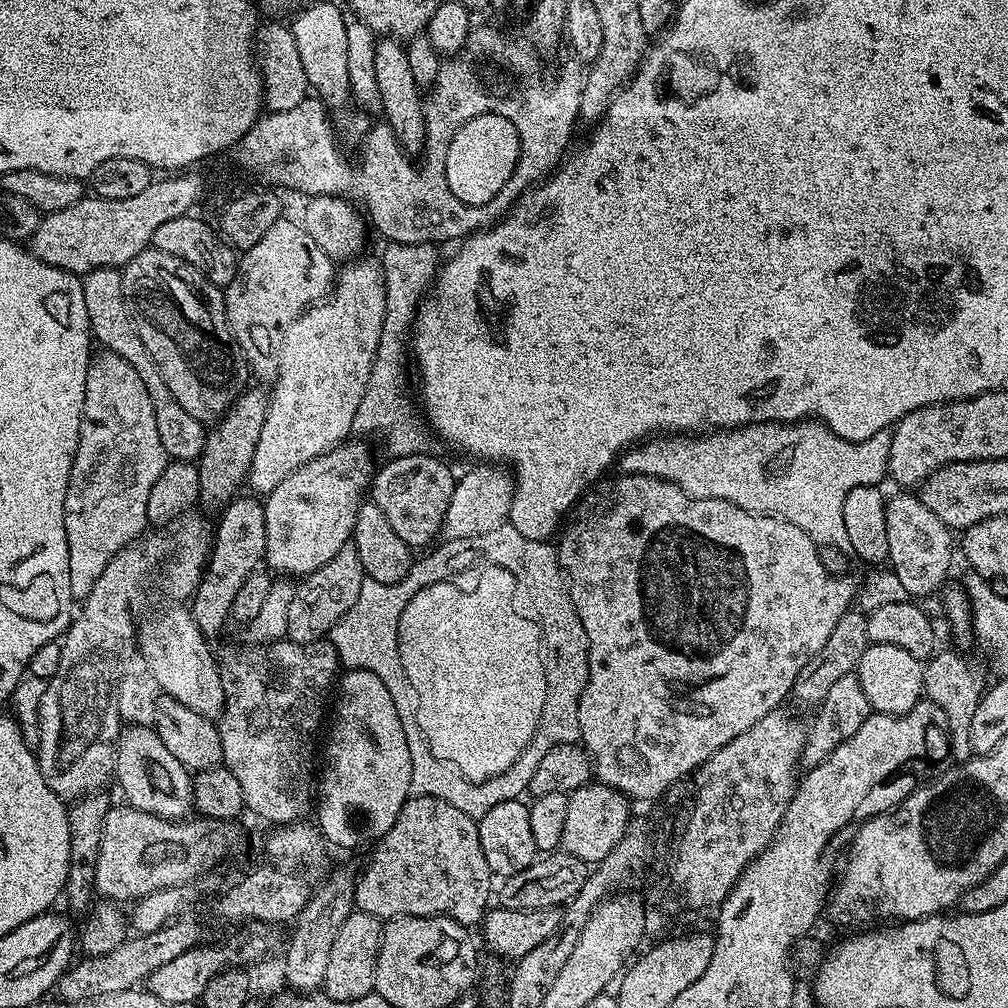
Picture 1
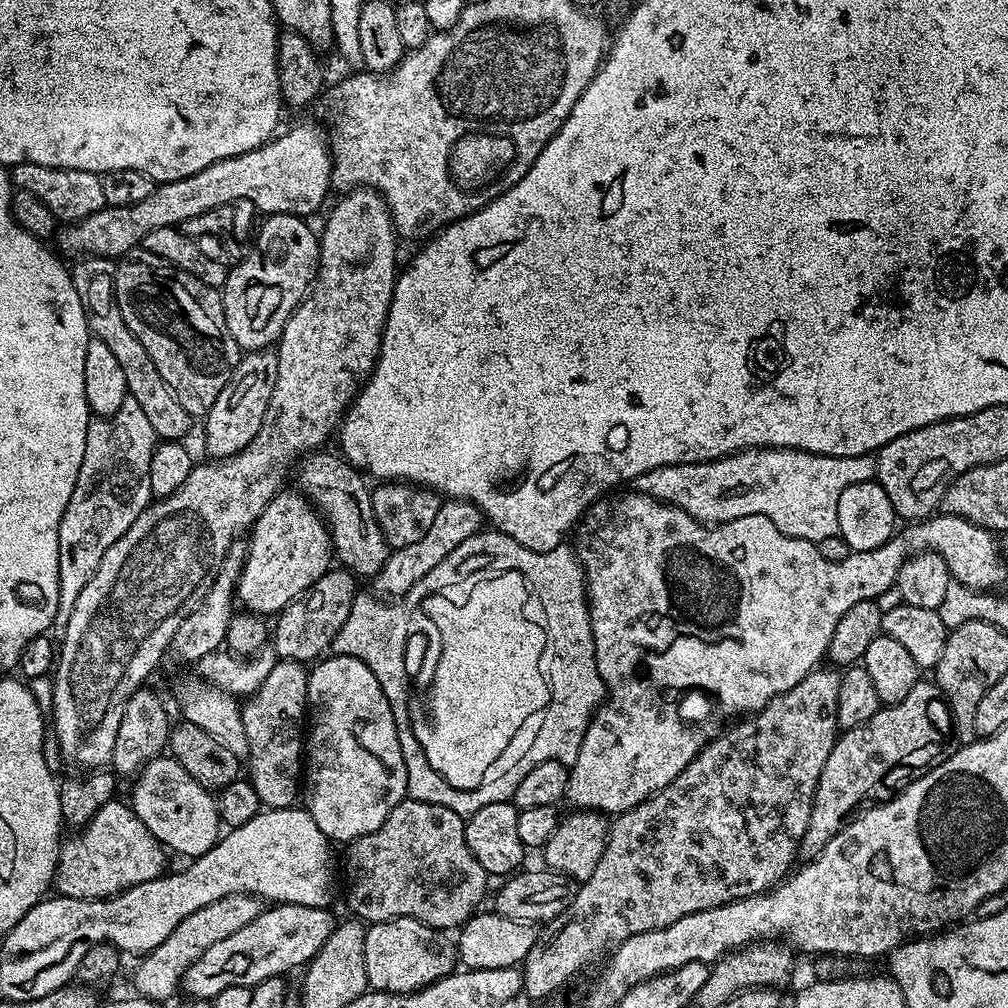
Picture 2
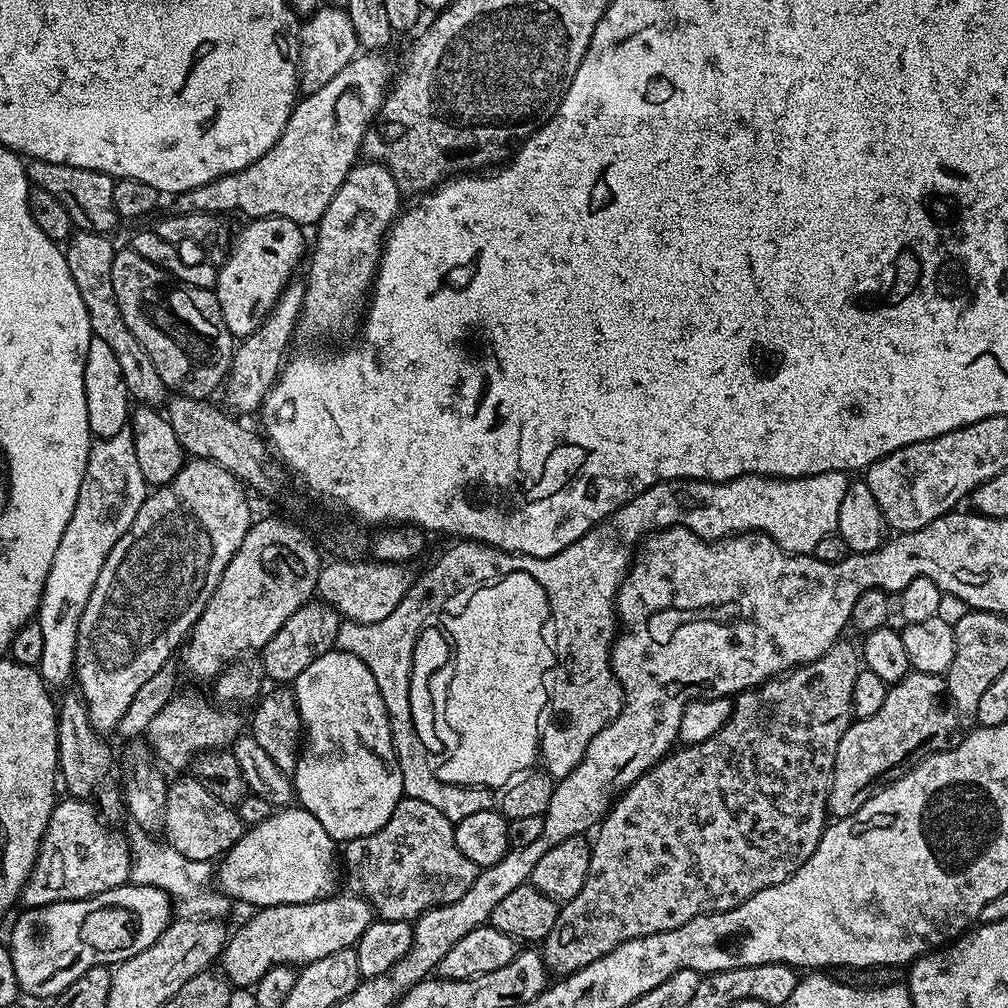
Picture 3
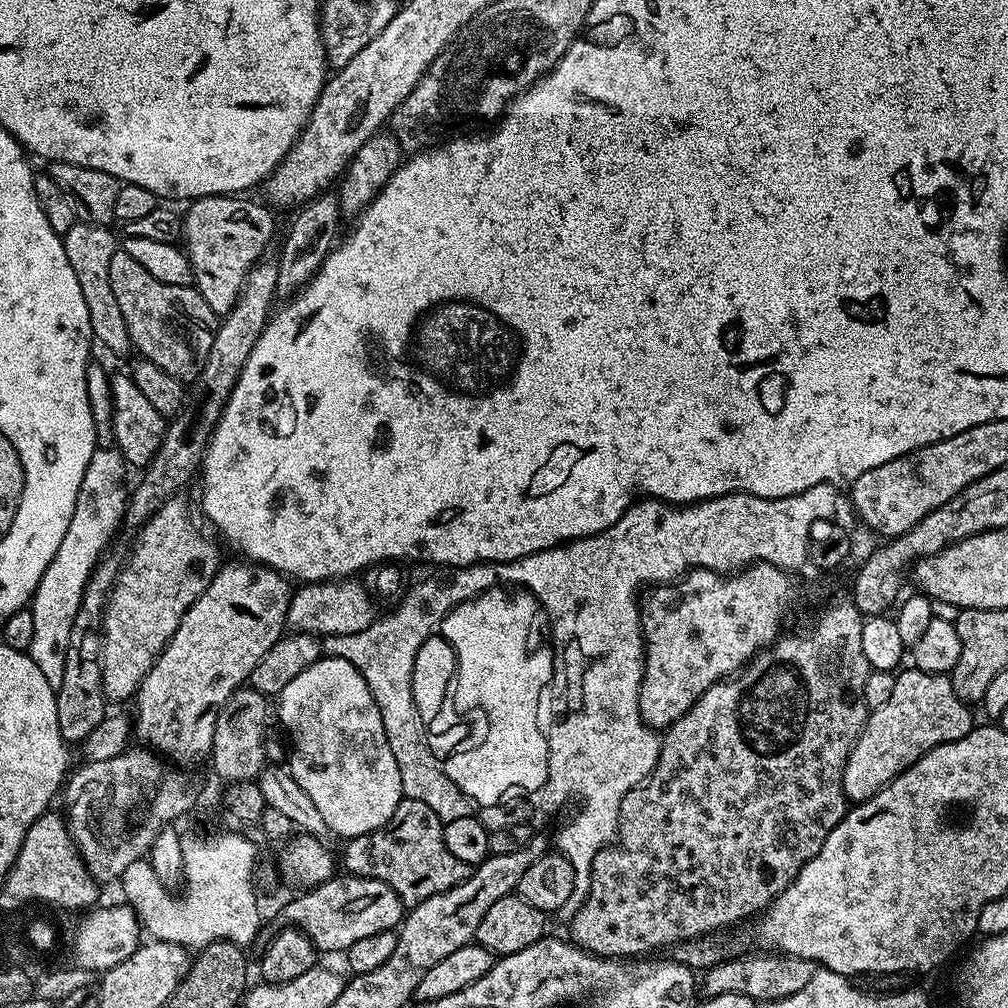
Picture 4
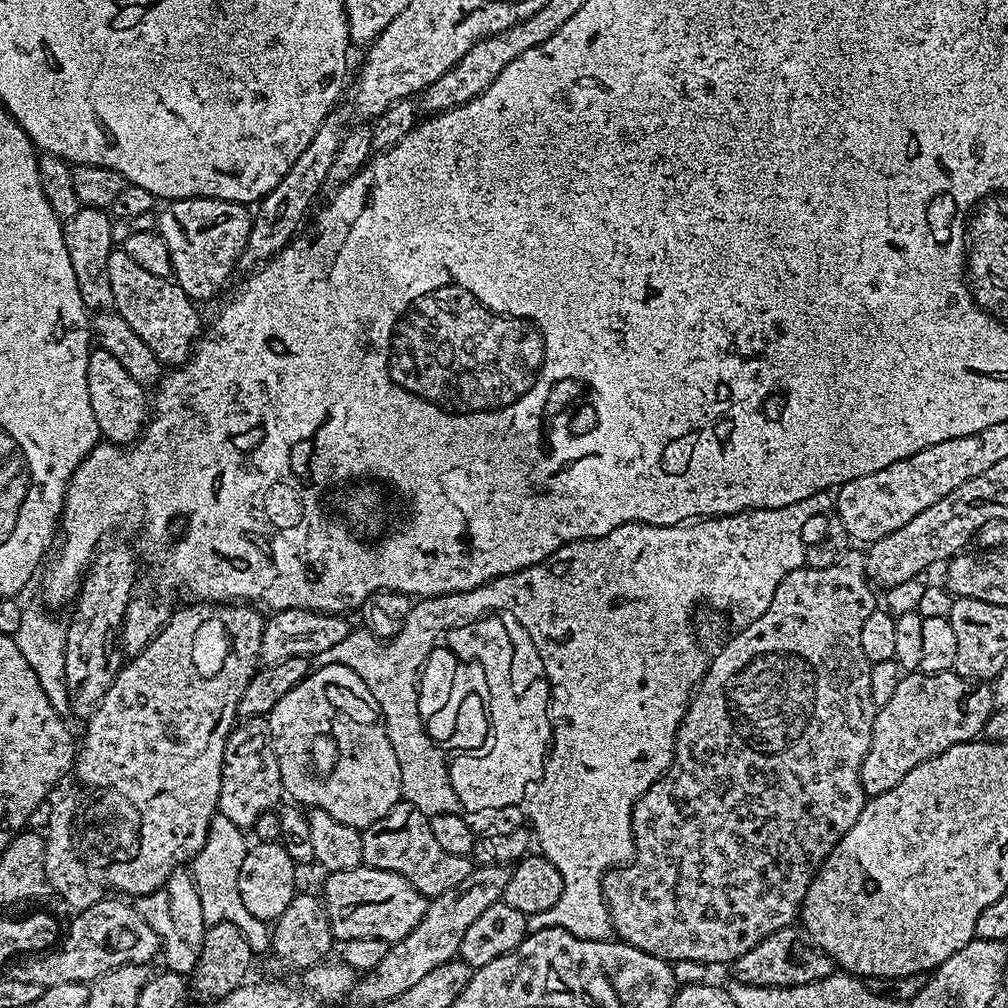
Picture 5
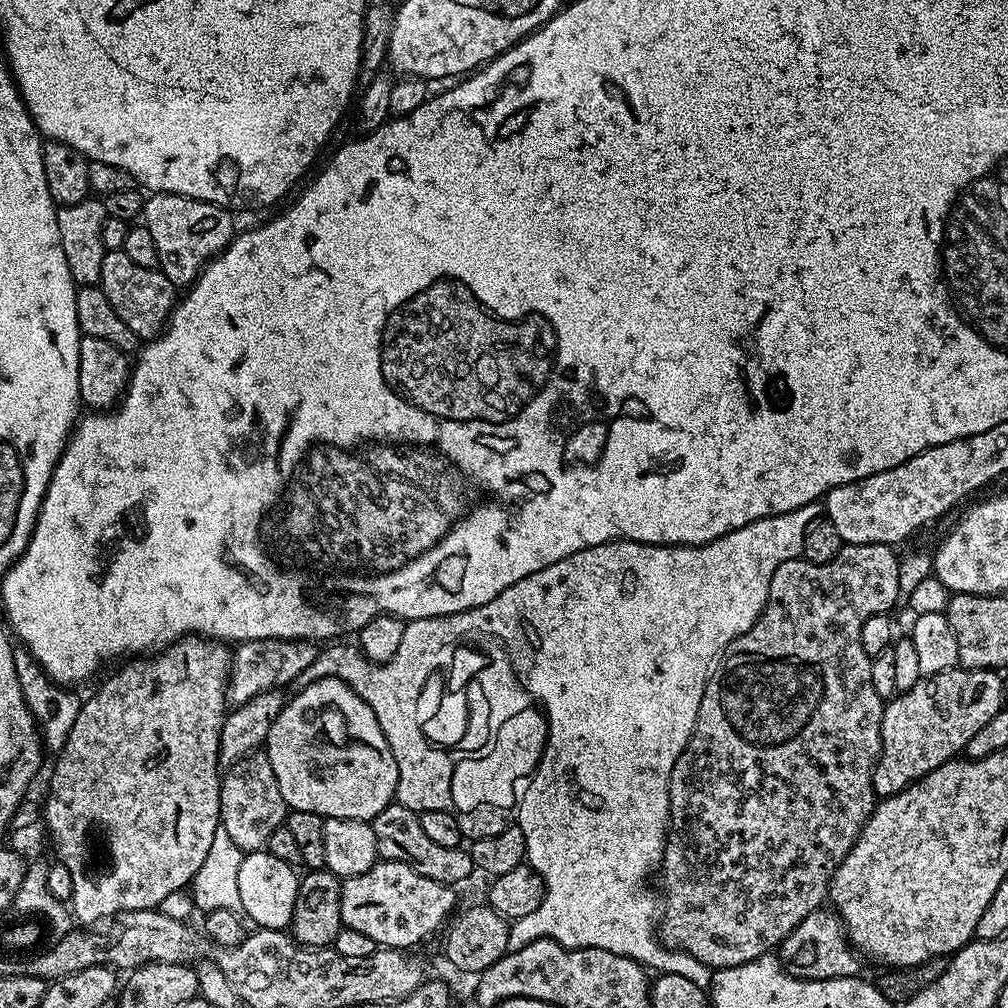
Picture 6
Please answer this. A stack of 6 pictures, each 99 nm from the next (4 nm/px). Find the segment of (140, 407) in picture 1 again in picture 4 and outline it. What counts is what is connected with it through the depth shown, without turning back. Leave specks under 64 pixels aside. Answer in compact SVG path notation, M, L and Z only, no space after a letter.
M97 447L82 478L78 502L74 506L74 518L70 518L70 526L66 526L62 546L58 546L58 554L54 554L50 566L46 566L46 574L42 574L42 582L38 582L32 596L30 607L34 614L34 642L30 642L27 653L32 657L34 666L42 670L42 675L52 688L62 686L70 626L74 622L74 614L78 614L88 580L101 556L109 551L108 543L115 538L116 531L121 531L124 523L124 511L128 509L130 495L128 472L130 465L115 447Z

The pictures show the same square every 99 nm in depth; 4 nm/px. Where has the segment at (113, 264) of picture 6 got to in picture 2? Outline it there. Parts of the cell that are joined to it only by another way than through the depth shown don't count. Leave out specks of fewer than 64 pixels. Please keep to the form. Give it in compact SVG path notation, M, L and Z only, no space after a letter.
M133 250L116 264L116 301L126 326L146 346L162 382L193 418L207 416L222 386L230 382L242 349L234 342L224 317L221 289L206 286L194 274L143 250Z

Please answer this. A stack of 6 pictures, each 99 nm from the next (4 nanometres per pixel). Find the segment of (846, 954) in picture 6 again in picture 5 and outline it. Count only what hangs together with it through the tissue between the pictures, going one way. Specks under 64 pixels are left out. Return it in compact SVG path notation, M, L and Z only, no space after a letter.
M792 926L779 928L774 934L762 938L762 942L754 946L754 950L742 954L742 958L738 958L734 965L735 979L741 984L767 988L793 988L813 984L833 975L832 959L794 929Z

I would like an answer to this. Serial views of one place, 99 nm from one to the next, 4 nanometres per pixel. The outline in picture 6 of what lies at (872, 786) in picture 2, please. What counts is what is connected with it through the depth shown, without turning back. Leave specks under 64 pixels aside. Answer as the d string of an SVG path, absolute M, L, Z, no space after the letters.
M957 666L947 668L933 676L921 676L920 681L914 686L910 686L910 690L899 693L885 703L884 713L882 714L882 730L880 731L880 757L876 759L876 765L872 771L872 785L876 791L877 797L893 796L902 790L909 788L916 780L921 780L926 774L930 774L930 770L934 770L938 766L942 766L947 760L959 757L961 753L967 749L970 738L974 738L974 734L978 734L978 730L982 730L982 726L986 726L986 722L990 722L990 718L994 718L994 714L998 714L1001 708L1005 707L1004 700L1004 684L1000 681L1001 673L996 670L986 668L977 668L975 670Z

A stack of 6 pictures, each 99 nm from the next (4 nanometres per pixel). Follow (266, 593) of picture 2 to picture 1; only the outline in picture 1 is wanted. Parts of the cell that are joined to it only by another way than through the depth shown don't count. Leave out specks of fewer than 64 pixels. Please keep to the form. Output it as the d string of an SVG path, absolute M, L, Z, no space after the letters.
M345 442L337 444L326 454L306 462L294 474L282 478L274 490L267 493L263 501L266 524L266 548L264 560L273 573L283 574L288 578L303 578L326 566L338 550L342 550L351 541L352 530L356 525L356 515L361 504L365 503L366 493L369 491L374 467L372 456L364 444Z

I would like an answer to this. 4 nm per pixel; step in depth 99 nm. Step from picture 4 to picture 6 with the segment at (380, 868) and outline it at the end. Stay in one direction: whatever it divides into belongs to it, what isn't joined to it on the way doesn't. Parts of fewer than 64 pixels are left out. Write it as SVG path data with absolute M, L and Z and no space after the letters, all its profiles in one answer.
M393 802L386 810L379 812L370 823L376 839L376 854L380 860L406 862L406 866L410 866L410 870L418 870L422 878L434 878L434 882L453 886L460 886L460 883L474 872L471 851L463 847L451 848L436 845L422 831L419 815L411 812L406 806Z

